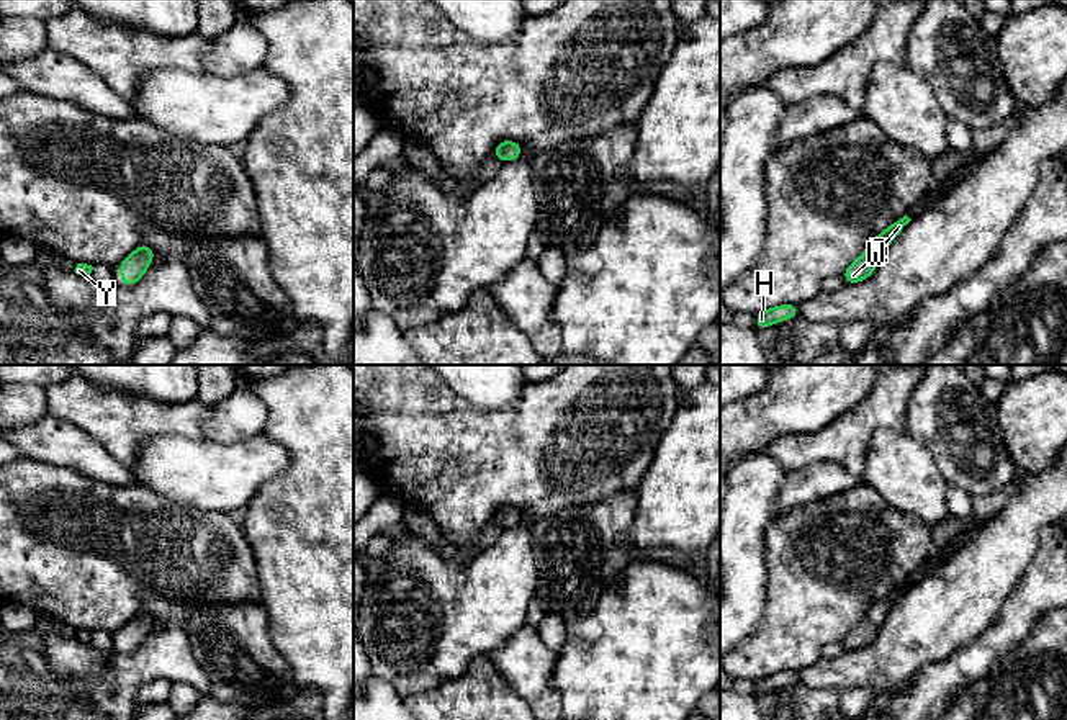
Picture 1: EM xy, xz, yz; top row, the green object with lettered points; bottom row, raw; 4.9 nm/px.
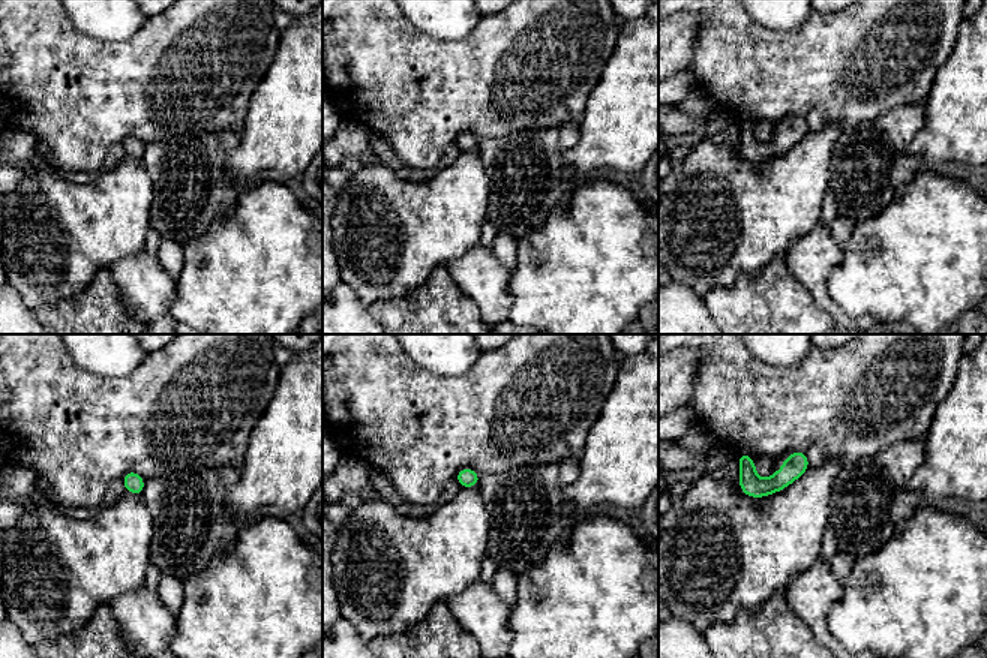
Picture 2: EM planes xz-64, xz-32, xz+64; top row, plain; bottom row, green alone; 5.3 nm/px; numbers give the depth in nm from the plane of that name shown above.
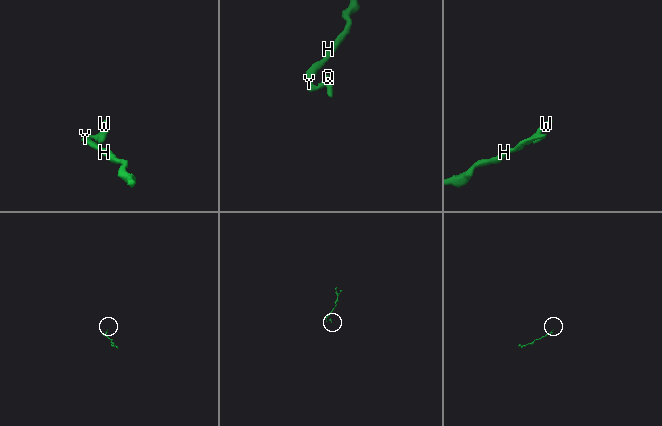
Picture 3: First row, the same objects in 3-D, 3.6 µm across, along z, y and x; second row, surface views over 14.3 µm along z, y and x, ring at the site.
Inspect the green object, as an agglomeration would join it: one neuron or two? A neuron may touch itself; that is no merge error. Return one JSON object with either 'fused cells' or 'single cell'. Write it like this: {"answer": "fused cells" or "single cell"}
{"answer": "single cell"}

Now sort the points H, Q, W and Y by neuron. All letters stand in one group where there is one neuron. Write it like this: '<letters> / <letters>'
H Q W Y

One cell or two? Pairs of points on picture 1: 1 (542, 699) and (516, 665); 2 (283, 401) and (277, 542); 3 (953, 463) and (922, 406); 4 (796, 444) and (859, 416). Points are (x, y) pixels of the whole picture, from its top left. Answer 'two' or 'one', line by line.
1: one
2: one
3: one
4: one

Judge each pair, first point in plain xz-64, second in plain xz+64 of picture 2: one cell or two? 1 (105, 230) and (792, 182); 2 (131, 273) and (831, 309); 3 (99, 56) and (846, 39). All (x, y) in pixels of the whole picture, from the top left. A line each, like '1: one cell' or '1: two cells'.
1: one cell
2: one cell
3: one cell

